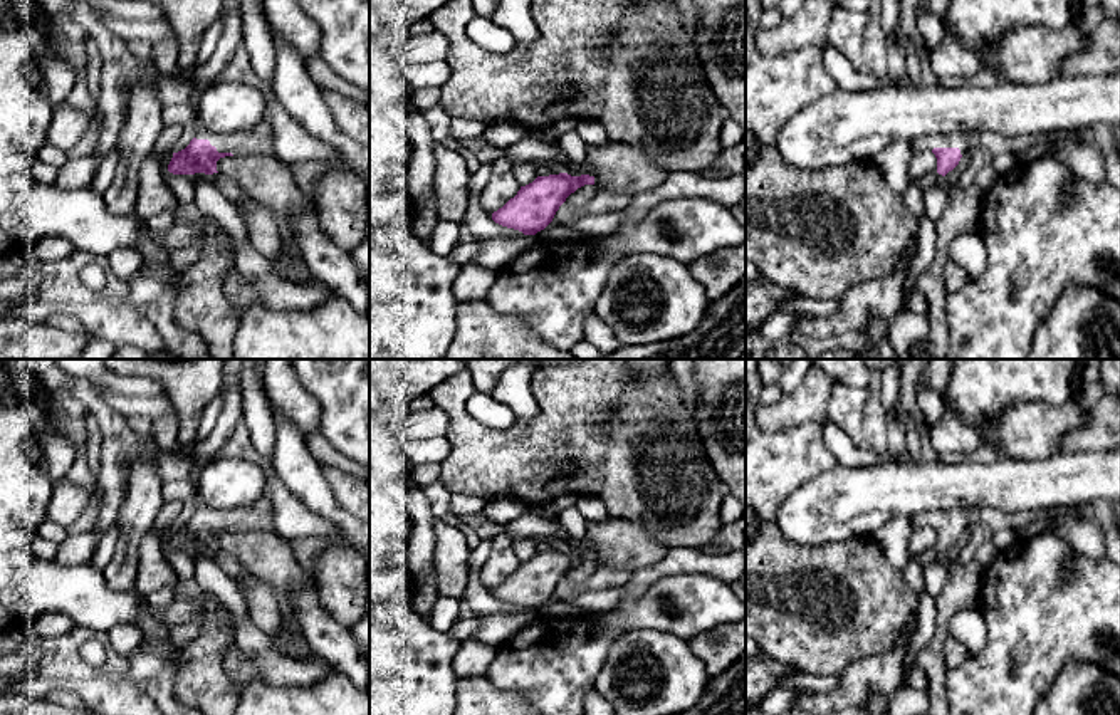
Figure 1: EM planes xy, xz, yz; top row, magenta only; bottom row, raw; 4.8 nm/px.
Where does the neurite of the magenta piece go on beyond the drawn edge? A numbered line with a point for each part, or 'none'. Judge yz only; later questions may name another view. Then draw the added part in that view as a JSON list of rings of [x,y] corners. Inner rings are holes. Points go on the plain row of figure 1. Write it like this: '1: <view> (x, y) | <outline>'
1: yz (951, 516) | [[[966,509],[925,510],[912,517],[913,529],[932,527],[934,524],[959,524],[964,530],[972,520],[972,512]]]

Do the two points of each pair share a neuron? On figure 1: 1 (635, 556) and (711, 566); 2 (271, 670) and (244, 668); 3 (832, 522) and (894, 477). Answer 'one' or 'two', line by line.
1: two
2: one
3: one

